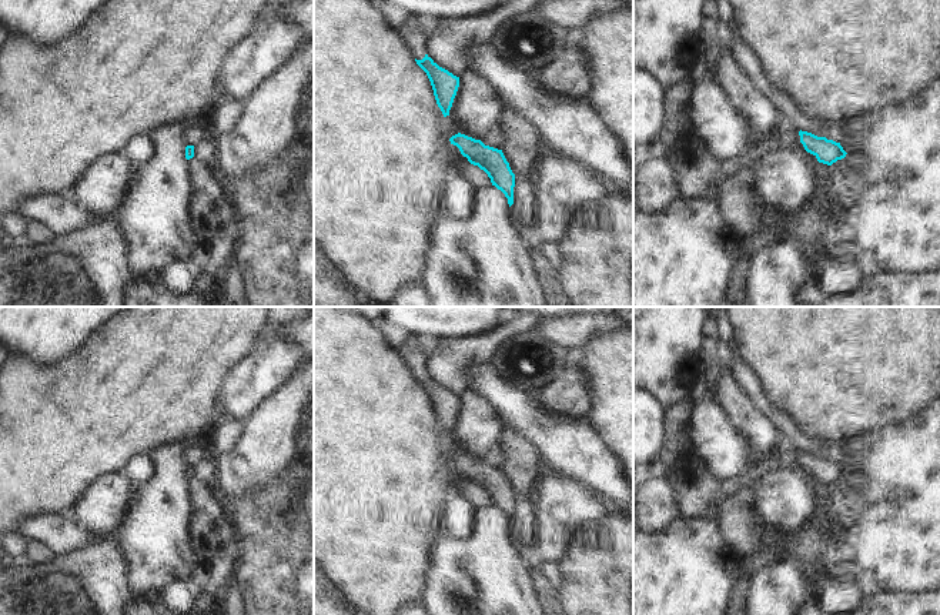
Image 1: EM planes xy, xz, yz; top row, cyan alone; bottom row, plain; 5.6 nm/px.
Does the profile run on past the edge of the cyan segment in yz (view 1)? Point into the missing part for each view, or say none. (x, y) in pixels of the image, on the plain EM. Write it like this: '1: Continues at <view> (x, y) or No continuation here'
1: No continuation here

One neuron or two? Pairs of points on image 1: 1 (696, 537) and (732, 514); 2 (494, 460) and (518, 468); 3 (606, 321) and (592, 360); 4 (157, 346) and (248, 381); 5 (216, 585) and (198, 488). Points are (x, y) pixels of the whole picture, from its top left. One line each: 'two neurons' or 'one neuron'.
1: two neurons
2: two neurons
3: two neurons
4: two neurons
5: one neuron

